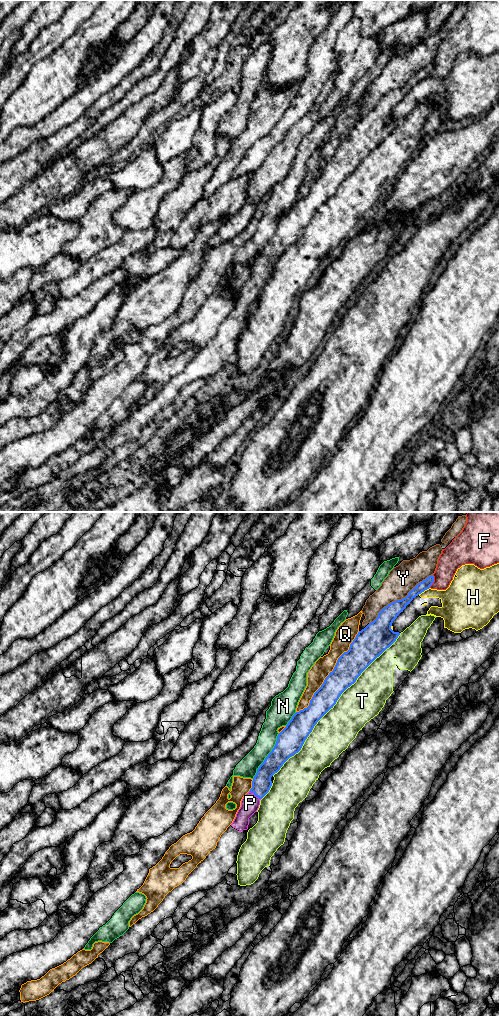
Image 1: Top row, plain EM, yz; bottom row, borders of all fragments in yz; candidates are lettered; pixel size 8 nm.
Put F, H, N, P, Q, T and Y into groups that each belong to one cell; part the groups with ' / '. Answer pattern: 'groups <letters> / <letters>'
groups F / H / N / P / Q / T / Y

